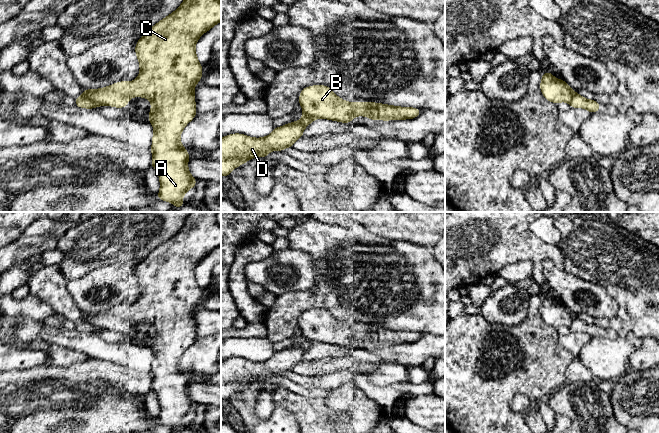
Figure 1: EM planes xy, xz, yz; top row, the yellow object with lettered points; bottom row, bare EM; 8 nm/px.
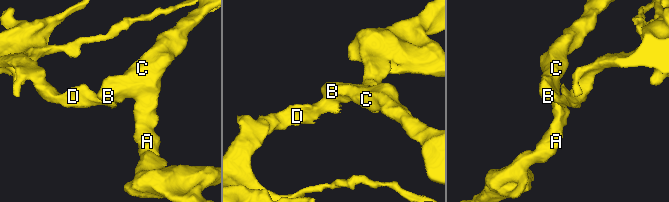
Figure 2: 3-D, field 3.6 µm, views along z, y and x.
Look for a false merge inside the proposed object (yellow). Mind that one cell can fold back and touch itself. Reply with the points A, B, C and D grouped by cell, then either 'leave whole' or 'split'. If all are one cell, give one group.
groups A B C / D; split

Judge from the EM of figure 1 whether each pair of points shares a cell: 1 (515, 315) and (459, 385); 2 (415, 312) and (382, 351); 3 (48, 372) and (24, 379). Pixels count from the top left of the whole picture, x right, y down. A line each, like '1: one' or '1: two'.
1: two
2: two
3: one

